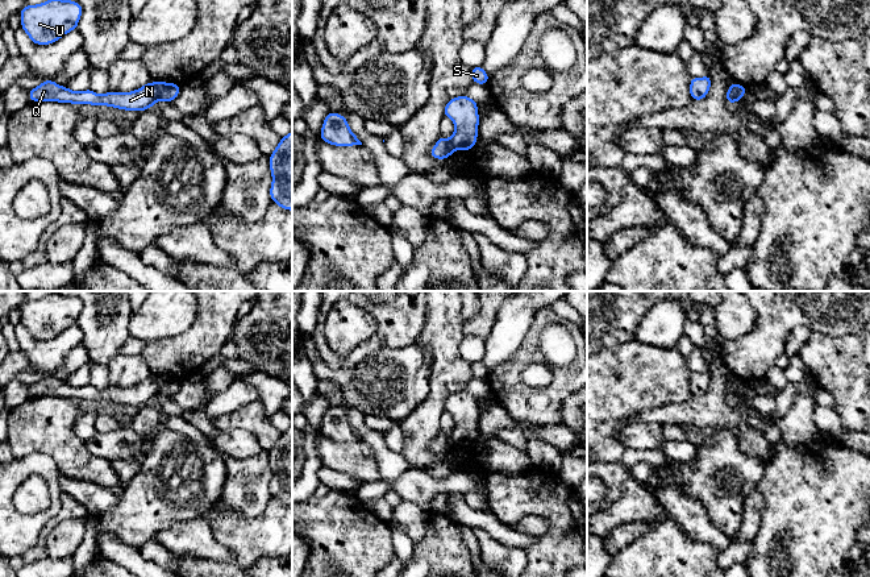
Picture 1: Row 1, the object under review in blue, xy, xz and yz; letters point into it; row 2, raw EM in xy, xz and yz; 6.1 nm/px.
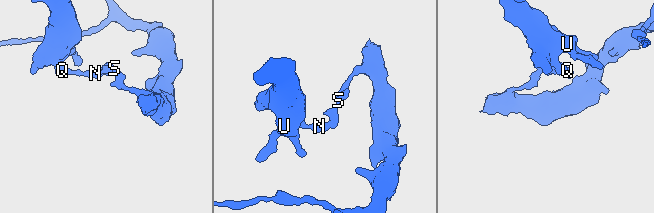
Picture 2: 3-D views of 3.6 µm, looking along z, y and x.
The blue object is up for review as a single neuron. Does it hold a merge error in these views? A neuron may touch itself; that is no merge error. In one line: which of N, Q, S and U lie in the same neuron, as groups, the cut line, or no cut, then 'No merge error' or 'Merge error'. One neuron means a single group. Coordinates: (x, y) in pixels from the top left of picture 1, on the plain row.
Groups: N Q U / S. Split along xy (154, 378), (158, 394). Merge error

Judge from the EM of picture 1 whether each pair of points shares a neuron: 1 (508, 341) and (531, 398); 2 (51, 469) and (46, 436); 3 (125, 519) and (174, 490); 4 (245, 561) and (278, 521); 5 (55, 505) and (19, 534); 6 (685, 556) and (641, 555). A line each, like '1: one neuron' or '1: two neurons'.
1: two neurons
2: two neurons
3: one neuron
4: one neuron
5: one neuron
6: one neuron

